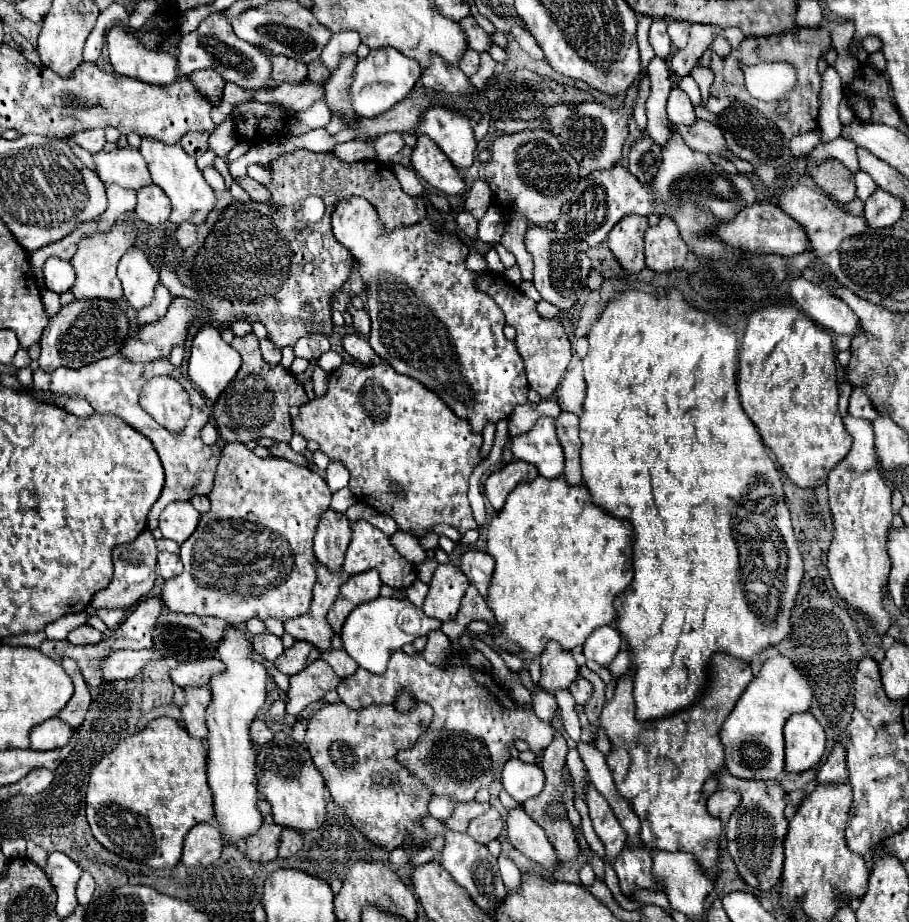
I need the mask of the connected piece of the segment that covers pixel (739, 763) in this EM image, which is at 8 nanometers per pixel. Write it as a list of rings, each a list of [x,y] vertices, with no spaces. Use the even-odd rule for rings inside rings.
[[[771,656],[737,700],[733,712],[721,728],[725,746],[725,766],[733,776],[777,782],[783,772],[783,726],[791,714],[807,712],[813,704],[809,680],[787,656]]]

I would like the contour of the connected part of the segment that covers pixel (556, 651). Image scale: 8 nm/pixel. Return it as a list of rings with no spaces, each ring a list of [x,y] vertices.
[[[555,642],[547,644],[539,660],[541,660],[541,680],[537,684],[525,684],[531,692],[545,690],[549,694],[555,694],[561,688],[569,688],[579,674],[579,666],[573,660],[573,654],[561,650]]]

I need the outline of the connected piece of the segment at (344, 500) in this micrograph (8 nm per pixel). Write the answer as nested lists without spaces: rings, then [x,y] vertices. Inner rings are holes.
[[[343,488],[343,490],[339,490],[339,492],[333,494],[333,500],[331,500],[331,508],[333,510],[345,512],[351,504],[355,504],[355,498],[353,498],[353,494],[347,488]]]

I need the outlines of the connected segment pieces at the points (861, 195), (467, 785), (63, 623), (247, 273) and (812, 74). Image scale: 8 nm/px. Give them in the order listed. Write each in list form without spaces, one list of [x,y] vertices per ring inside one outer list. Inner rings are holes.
[[[862,170],[855,174],[855,185],[857,197],[865,202],[876,190],[877,185],[872,178]]]
[[[397,650],[389,658],[385,674],[359,668],[353,676],[341,680],[337,692],[343,704],[359,710],[371,704],[395,702],[395,694],[401,688],[411,690],[419,702],[427,702],[435,716],[429,730],[411,750],[397,752],[397,760],[405,764],[411,774],[417,774],[435,796],[447,794],[457,802],[473,800],[479,788],[489,788],[489,784],[499,778],[501,766],[509,760],[509,750],[517,738],[527,740],[533,754],[541,754],[555,734],[551,722],[539,720],[533,710],[523,710],[491,674],[469,666],[461,654],[453,654],[447,668],[435,668],[427,664],[421,654],[407,656],[403,650]]]
[[[79,612],[79,614],[67,614],[51,624],[47,624],[45,628],[45,634],[47,638],[57,638],[57,640],[63,640],[67,638],[67,634],[71,630],[75,630],[79,624],[87,624],[87,612]]]
[[[295,150],[287,152],[281,158],[277,158],[271,166],[271,184],[267,186],[269,192],[273,194],[273,202],[277,206],[259,206],[257,202],[253,204],[231,204],[221,220],[215,224],[215,230],[209,234],[205,246],[201,246],[195,266],[193,266],[193,278],[197,282],[197,292],[203,298],[205,306],[199,306],[189,300],[189,298],[175,298],[165,314],[157,324],[147,324],[143,326],[135,336],[127,336],[119,354],[129,360],[129,362],[155,362],[161,358],[169,358],[173,346],[181,346],[185,342],[185,334],[189,328],[189,322],[197,316],[199,310],[209,310],[213,322],[227,322],[227,320],[241,320],[241,318],[255,318],[263,322],[269,330],[271,342],[275,342],[279,348],[285,346],[295,346],[295,342],[305,336],[305,334],[325,334],[329,336],[333,330],[331,322],[331,302],[333,294],[343,286],[343,282],[351,274],[353,258],[349,250],[343,250],[343,246],[333,238],[329,218],[333,212],[333,206],[341,198],[349,196],[363,196],[369,200],[383,222],[385,228],[399,228],[405,224],[413,224],[421,218],[427,216],[425,212],[425,202],[423,198],[411,198],[401,190],[399,180],[387,168],[385,164],[377,162],[341,162],[335,154],[315,154],[311,150]],[[309,196],[319,196],[325,202],[325,214],[321,220],[311,222],[311,216],[307,216],[305,200]]]
[[[793,28],[789,32],[783,32],[783,34],[777,34],[777,36],[761,36],[761,38],[745,38],[741,42],[741,46],[737,50],[731,50],[729,56],[721,58],[717,54],[713,54],[713,60],[711,60],[711,70],[715,74],[715,80],[711,84],[711,92],[709,92],[709,100],[707,104],[703,106],[697,106],[695,108],[695,116],[701,118],[701,120],[707,120],[715,126],[721,128],[725,140],[727,140],[727,146],[729,150],[741,158],[741,160],[747,160],[751,164],[767,164],[767,166],[773,166],[773,168],[785,168],[791,160],[793,160],[793,154],[791,154],[791,148],[789,148],[789,140],[791,136],[795,134],[803,134],[803,132],[811,132],[817,128],[817,110],[819,110],[819,90],[821,90],[821,76],[817,72],[817,62],[821,58],[821,54],[831,46],[831,36],[825,28]],[[743,62],[789,62],[795,66],[797,70],[797,84],[795,88],[789,92],[789,102],[791,102],[791,108],[785,116],[777,116],[775,114],[775,104],[771,102],[759,102],[757,98],[753,98],[745,87],[743,70],[741,70],[741,64]]]

